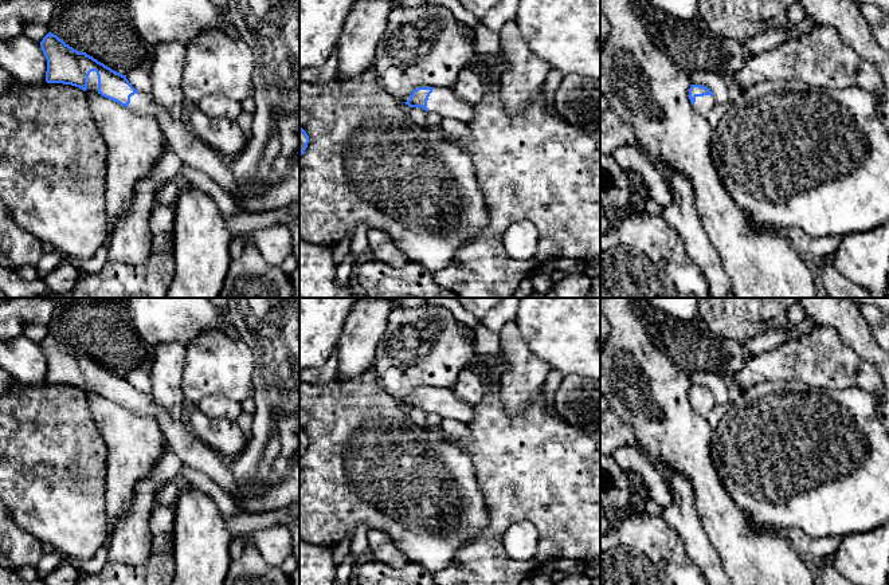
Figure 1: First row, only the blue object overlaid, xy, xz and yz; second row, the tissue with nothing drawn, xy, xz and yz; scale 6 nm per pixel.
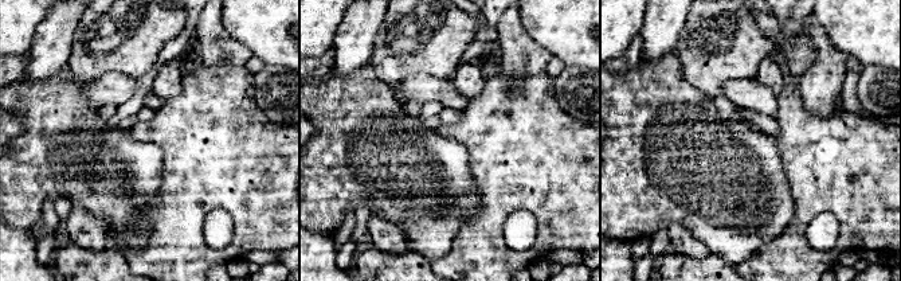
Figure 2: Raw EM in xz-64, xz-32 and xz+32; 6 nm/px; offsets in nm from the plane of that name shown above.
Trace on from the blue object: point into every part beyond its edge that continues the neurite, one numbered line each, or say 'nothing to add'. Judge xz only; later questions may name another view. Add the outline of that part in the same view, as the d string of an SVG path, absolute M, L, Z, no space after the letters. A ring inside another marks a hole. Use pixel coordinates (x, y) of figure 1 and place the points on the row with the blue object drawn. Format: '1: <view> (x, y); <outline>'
1: xz (445, 102); M435 87L428 97L427 109L442 118L453 118L469 123L473 118L473 106L459 98L451 89Z

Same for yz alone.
1: yz (703, 105); M704 95L704 97L696 97L694 109L702 114L708 115L708 113L713 109L716 105L714 97Z

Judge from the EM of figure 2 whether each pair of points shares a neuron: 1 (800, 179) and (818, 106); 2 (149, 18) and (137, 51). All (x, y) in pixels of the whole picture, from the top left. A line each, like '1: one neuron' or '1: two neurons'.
1: two neurons
2: one neuron

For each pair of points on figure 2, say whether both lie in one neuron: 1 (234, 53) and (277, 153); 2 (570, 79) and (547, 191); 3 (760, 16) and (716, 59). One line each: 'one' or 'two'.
1: two
2: two
3: two

